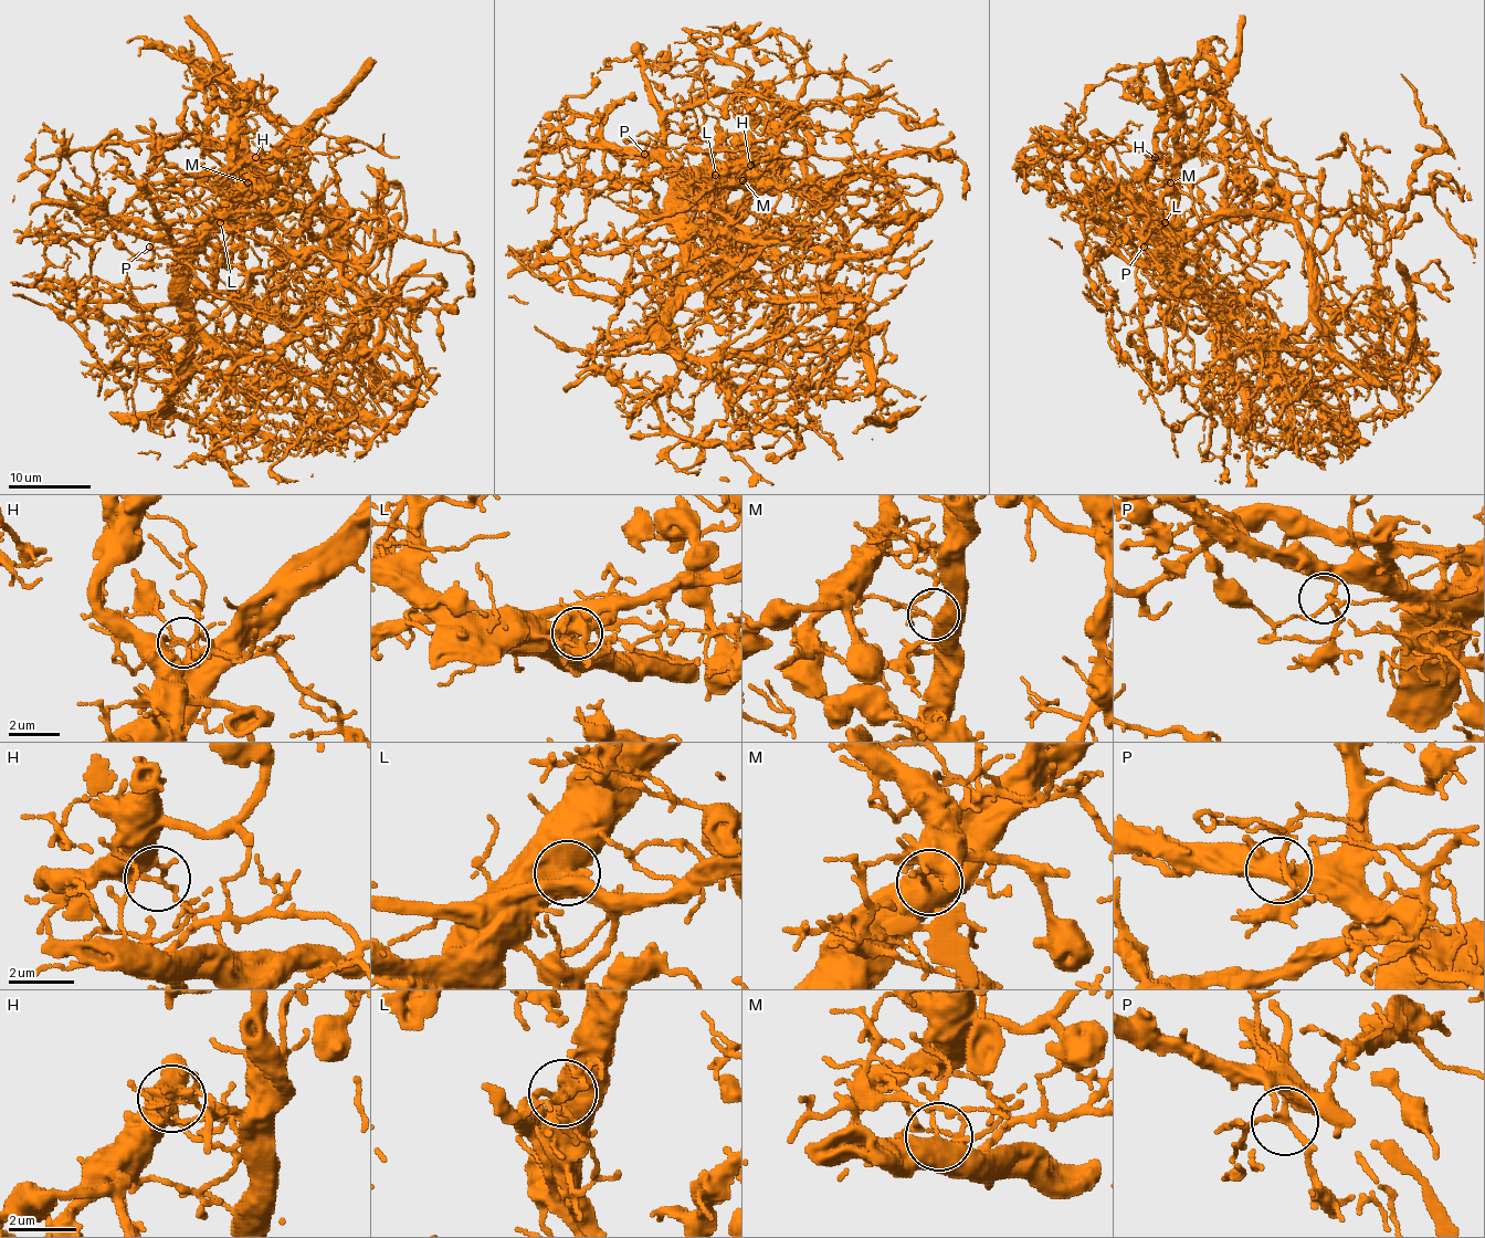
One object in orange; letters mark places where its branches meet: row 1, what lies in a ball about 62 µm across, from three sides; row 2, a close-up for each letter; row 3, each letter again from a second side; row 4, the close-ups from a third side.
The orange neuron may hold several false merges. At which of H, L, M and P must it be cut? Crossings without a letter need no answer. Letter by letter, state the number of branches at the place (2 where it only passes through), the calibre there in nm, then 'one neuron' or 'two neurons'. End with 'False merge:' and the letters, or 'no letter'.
H: branches 3; calibre 180 nm; two neurons
L: branches 2; calibre 480 nm; two neurons
M: branches 2; calibre 600 nm; one neuron
P: branches 3; calibre 190 nm; one neuron
False merge: H, L

